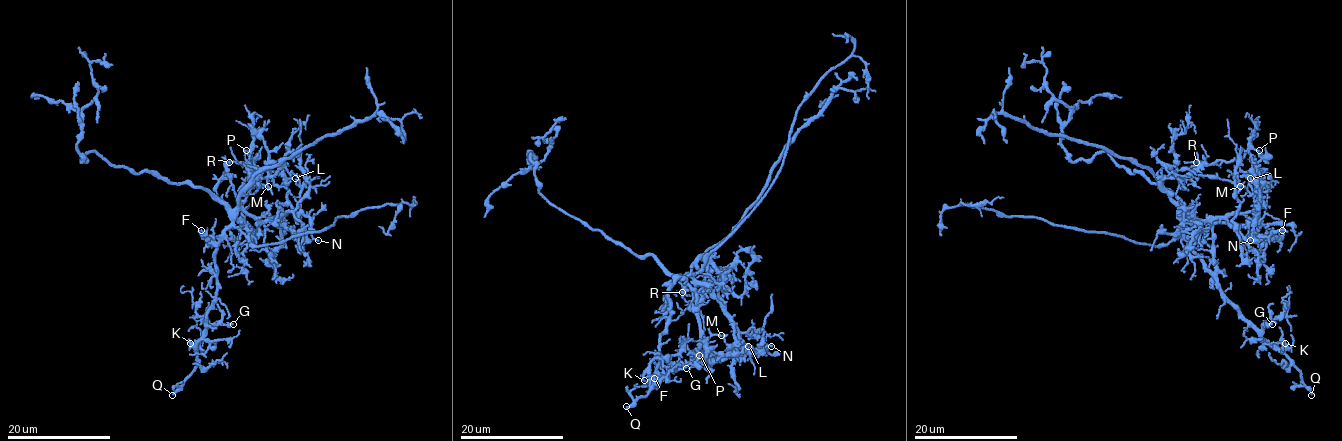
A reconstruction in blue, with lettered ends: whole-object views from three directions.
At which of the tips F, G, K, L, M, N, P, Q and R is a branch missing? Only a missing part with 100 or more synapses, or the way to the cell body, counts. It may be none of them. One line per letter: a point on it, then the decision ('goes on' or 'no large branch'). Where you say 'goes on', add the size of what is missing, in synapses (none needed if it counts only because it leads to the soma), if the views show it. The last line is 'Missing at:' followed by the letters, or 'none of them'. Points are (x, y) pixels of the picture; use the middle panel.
F: (654, 378) | no large branch
G: (686, 368) | no large branch
K: (644, 380) | no large branch
L: (748, 346) | no large branch
M: (721, 335) | no large branch
N: (771, 346) | no large branch
P: (699, 355) | no large branch
Q: (626, 406) | goes on
R: (682, 292) | no large branch
Missing at: Q

